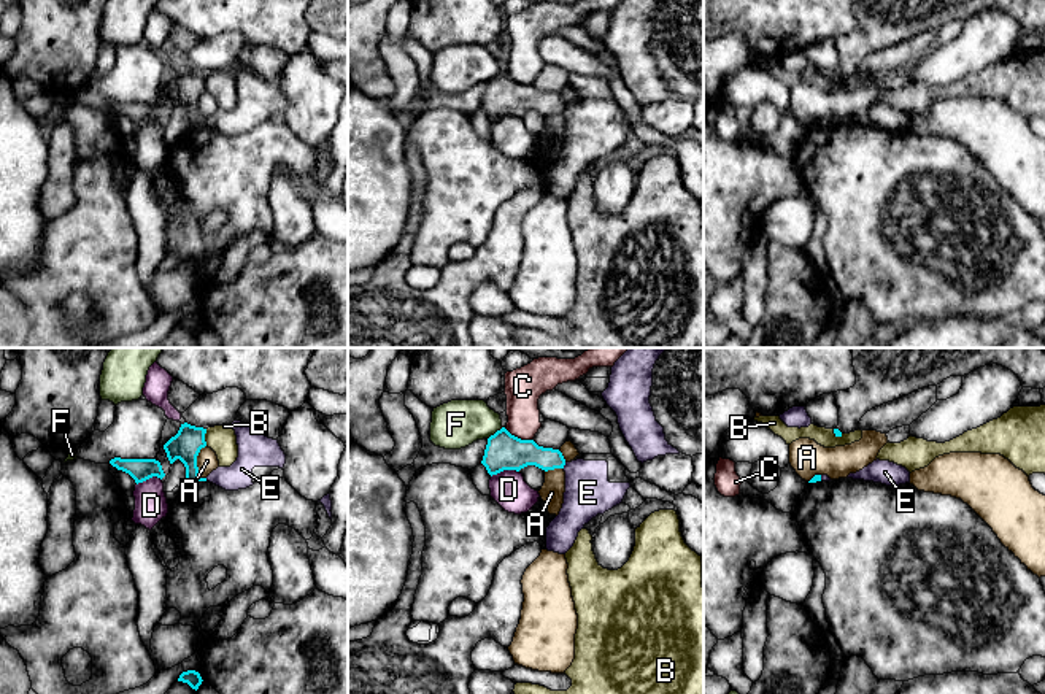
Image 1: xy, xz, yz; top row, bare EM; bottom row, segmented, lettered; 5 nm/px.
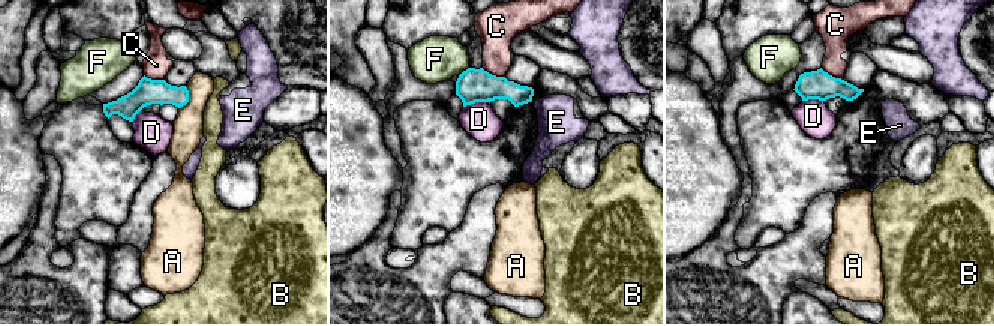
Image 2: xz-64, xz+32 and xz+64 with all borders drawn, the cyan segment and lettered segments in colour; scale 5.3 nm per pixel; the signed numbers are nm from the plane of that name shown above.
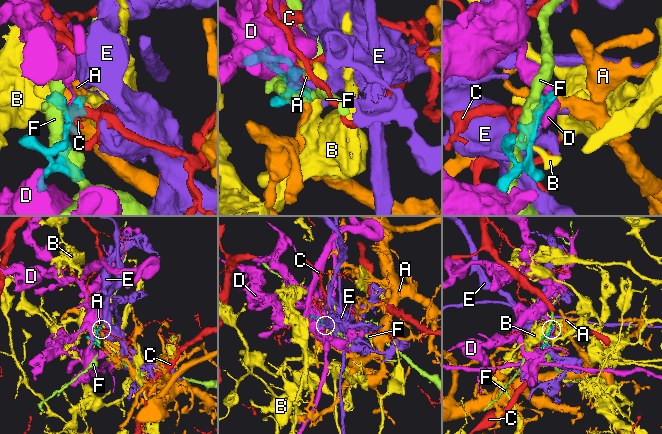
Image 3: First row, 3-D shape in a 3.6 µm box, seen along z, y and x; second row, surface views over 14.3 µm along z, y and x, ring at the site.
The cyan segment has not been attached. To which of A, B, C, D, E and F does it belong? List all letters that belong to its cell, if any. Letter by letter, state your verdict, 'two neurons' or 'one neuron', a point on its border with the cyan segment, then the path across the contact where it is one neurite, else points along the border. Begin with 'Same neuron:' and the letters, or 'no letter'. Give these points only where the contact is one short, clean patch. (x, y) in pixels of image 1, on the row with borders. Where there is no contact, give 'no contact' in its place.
Same neuron: no letter
A: two neurons; contact xy (196, 462); border xy (205, 445), (197, 456), (197, 475), (200, 478)
B: two neurons; contact xy (204, 437); border xy (207, 429), (205, 445)
C: two neurons; contact xz (516, 437)
D: two neurons; contact xz (504, 469)
E: two neurons; contact xz (564, 464); border xz (566, 462), (562, 467)
F: two neurons; contact xz (496, 432)

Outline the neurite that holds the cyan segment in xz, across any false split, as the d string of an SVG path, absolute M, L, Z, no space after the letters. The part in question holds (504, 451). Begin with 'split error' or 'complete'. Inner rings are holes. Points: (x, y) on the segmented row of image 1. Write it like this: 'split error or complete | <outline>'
complete | M502 427L488 438L481 464L492 476L503 470L519 472L527 465L545 472L564 468L565 459L559 449L538 446L534 440L521 440Z

